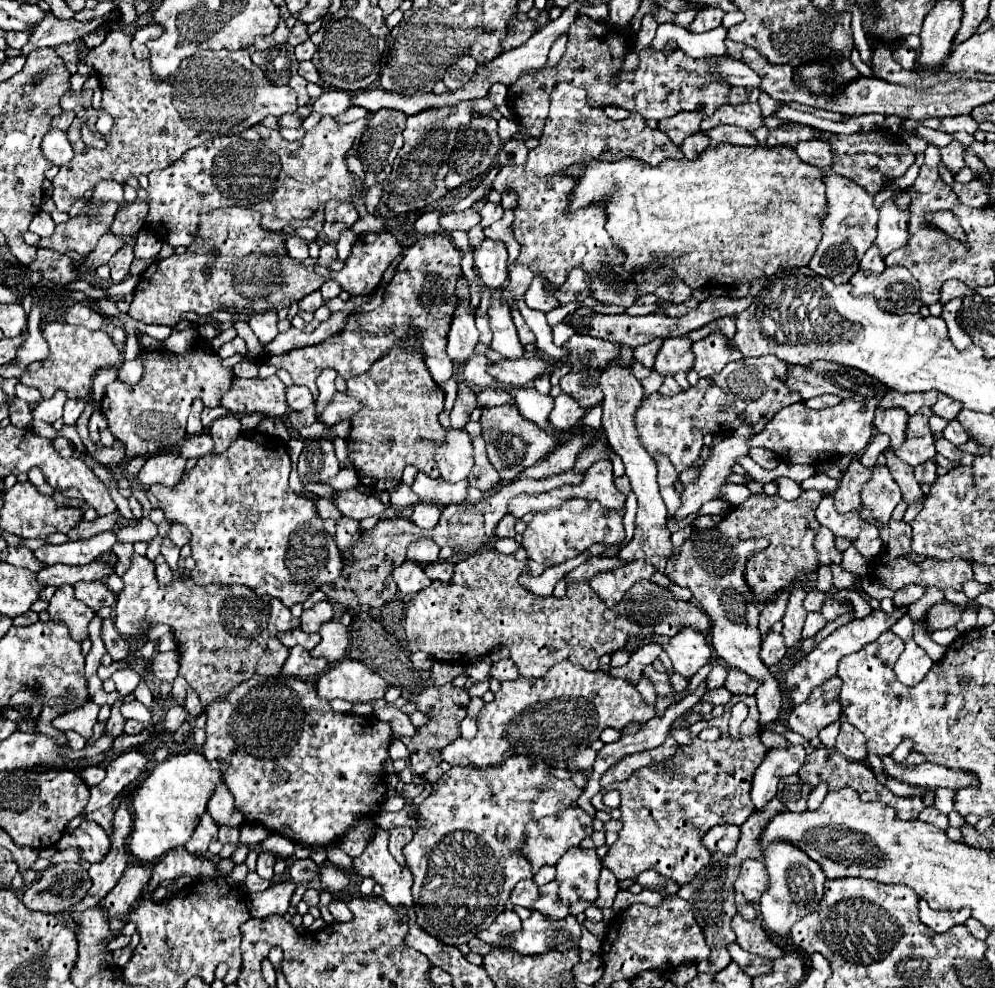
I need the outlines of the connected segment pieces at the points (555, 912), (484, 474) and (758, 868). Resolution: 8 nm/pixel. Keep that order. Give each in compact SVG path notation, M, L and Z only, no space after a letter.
M557 881L541 885L539 891L541 891L541 895L539 895L537 903L533 903L533 907L529 907L531 911L541 911L541 915L549 915L549 919L563 919L565 915L569 915L569 907L563 905L557 897L557 891L559 891Z
M473 437L473 457L475 457L475 465L473 465L473 471L469 473L469 485L477 487L479 491L489 491L497 487L501 479L487 459L485 441L481 437Z
M745 859L741 865L741 875L735 881L735 891L741 891L747 901L759 901L765 887L769 887L769 877L765 875L765 865L761 859Z

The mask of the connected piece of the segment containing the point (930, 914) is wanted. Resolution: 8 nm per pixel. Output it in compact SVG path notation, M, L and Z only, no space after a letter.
M919 900L919 918L927 927L931 927L937 933L949 931L953 925L965 923L971 917L969 909L959 909L959 911L935 911L931 909L925 900Z

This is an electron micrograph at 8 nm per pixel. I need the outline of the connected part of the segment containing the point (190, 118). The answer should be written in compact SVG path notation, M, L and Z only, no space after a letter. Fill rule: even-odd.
M111 29L105 41L85 57L85 63L95 69L101 81L101 109L115 119L115 125L109 137L105 137L107 147L97 151L87 147L79 135L79 125L83 121L87 121L89 127L95 125L97 111L89 107L73 119L67 135L75 155L67 165L59 167L53 179L53 201L59 211L69 211L71 205L101 179L123 183L127 177L149 175L155 169L169 167L185 151L203 141L219 135L237 135L269 115L281 117L285 113L295 113L299 107L297 93L289 85L279 87L269 83L269 79L257 71L257 65L253 65L245 49L197 51L195 57L183 59L169 79L157 83L149 61L135 59L129 41L129 33ZM203 103L211 103L205 113Z

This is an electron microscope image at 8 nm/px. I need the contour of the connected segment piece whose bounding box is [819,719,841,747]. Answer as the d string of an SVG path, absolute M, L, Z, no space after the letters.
M841 719L835 721L835 723L831 723L831 725L827 725L827 727L819 733L819 737L821 737L821 741L823 741L825 747L835 747L835 739L837 739L837 735L839 735L839 729L841 729Z

